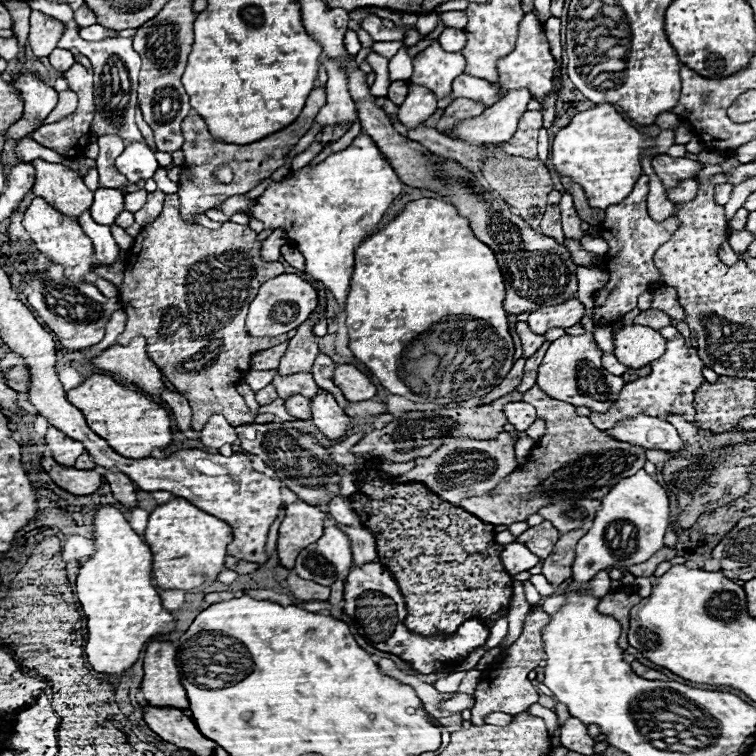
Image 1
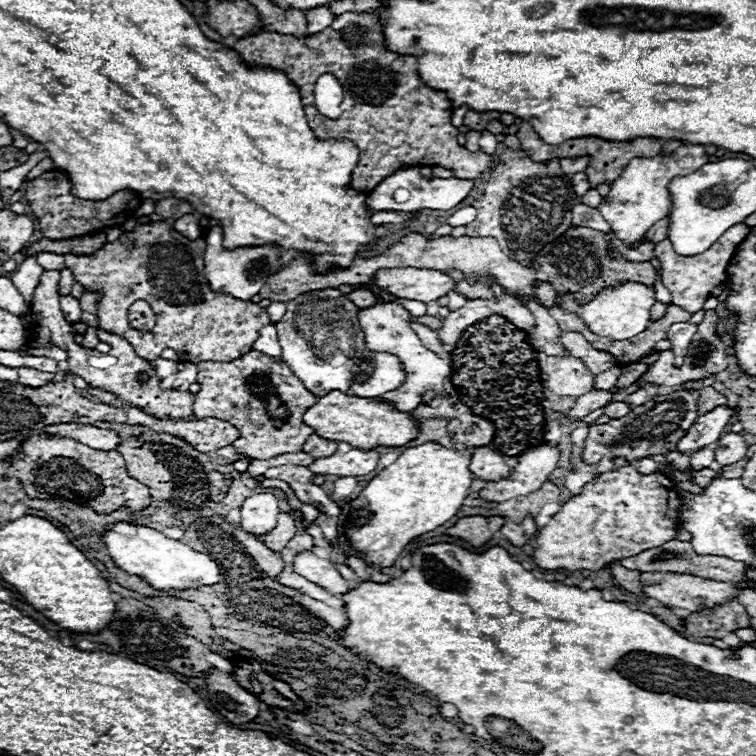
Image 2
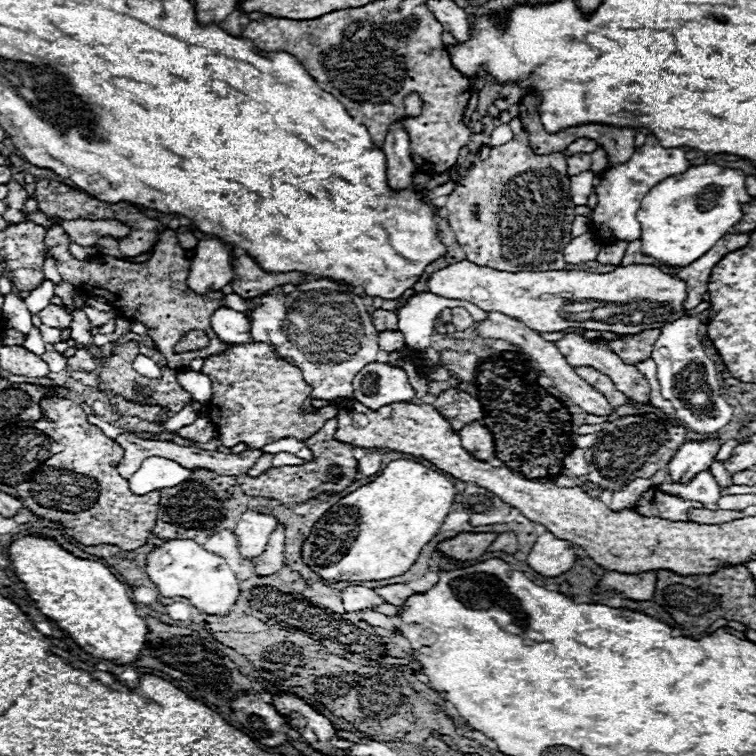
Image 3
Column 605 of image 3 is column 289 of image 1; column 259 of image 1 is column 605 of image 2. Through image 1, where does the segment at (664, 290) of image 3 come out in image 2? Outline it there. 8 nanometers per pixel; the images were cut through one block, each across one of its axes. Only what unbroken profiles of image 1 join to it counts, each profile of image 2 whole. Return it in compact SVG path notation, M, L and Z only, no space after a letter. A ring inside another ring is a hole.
M628 282L616 290L604 290L600 292L590 304L586 306L578 306L576 300L570 298L570 294L566 294L560 304L564 310L574 310L578 312L586 324L590 326L590 330L598 336L606 336L610 340L628 340L640 332L646 330L646 324L650 320L650 308L652 304L656 302L654 298L654 288L646 288L642 284L634 284L634 282Z

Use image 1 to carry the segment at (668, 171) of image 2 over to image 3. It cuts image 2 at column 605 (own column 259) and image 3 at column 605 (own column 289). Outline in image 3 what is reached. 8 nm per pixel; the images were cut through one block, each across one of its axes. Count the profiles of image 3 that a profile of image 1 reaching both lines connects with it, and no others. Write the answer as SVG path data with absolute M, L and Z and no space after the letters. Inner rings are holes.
M648 134L646 144L636 148L632 158L626 164L618 164L608 168L608 172L602 176L600 184L596 186L596 196L598 196L598 206L594 208L592 220L600 226L600 238L610 238L610 240L624 240L632 242L640 238L642 226L636 220L636 212L640 210L642 198L650 192L652 186L658 182L684 174L688 170L690 162L686 160L686 150L684 148L662 148L660 142Z

